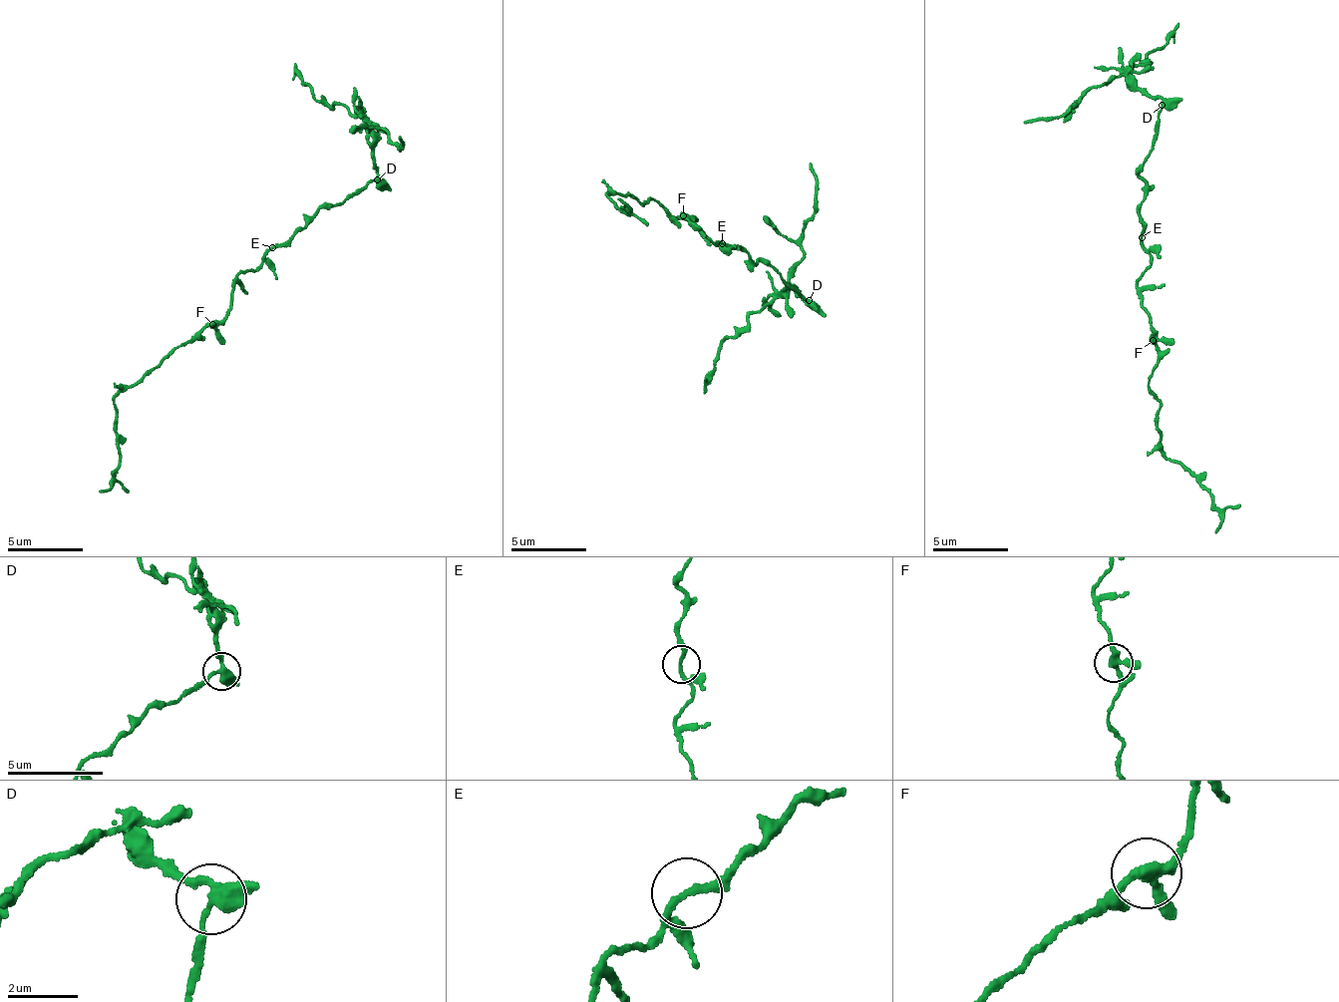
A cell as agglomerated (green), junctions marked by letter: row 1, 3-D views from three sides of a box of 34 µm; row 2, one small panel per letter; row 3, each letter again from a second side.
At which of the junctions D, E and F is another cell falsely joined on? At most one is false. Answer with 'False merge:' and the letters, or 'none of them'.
False merge: D

